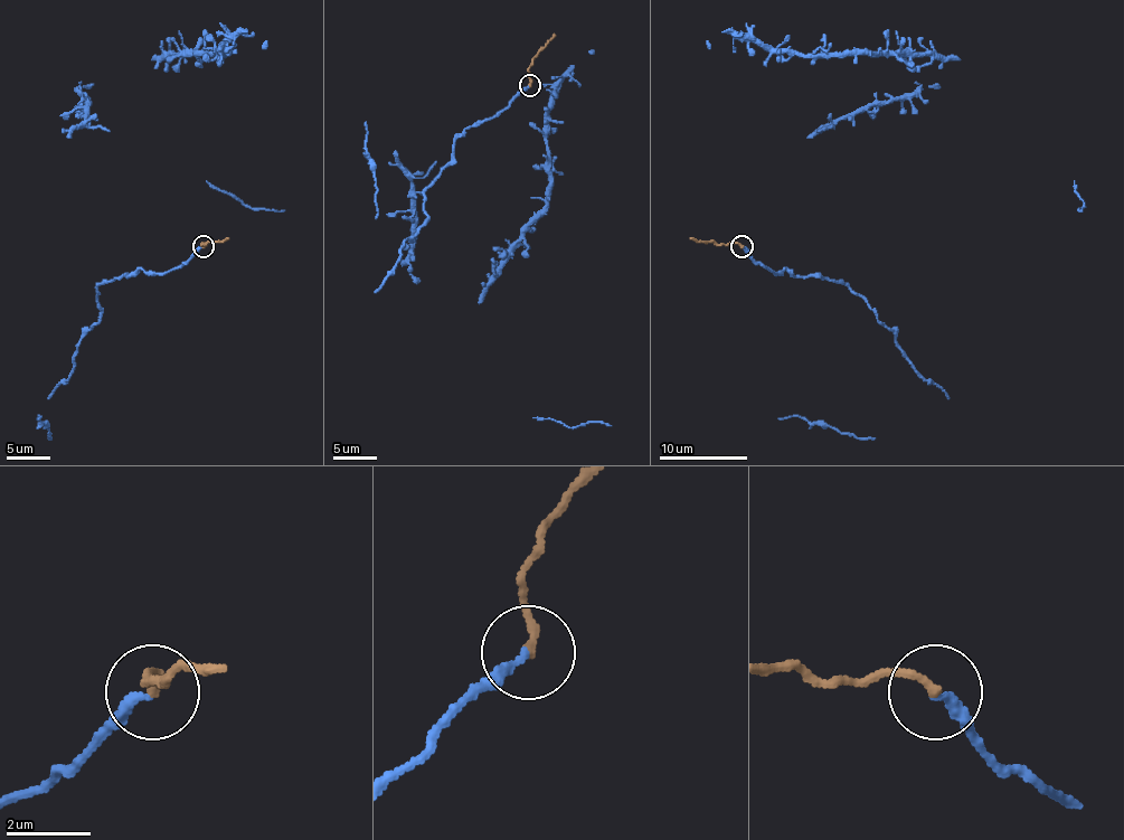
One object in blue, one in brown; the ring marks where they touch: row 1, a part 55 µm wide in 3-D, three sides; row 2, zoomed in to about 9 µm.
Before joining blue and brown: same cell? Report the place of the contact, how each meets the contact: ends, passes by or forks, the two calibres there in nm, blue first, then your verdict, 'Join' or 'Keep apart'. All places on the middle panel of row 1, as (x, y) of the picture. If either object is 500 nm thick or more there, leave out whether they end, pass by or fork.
Place: (529, 85). At the ring blue ends. At the ring brown ends. Thickness 240 nm (blue) against 240 nm. Join

